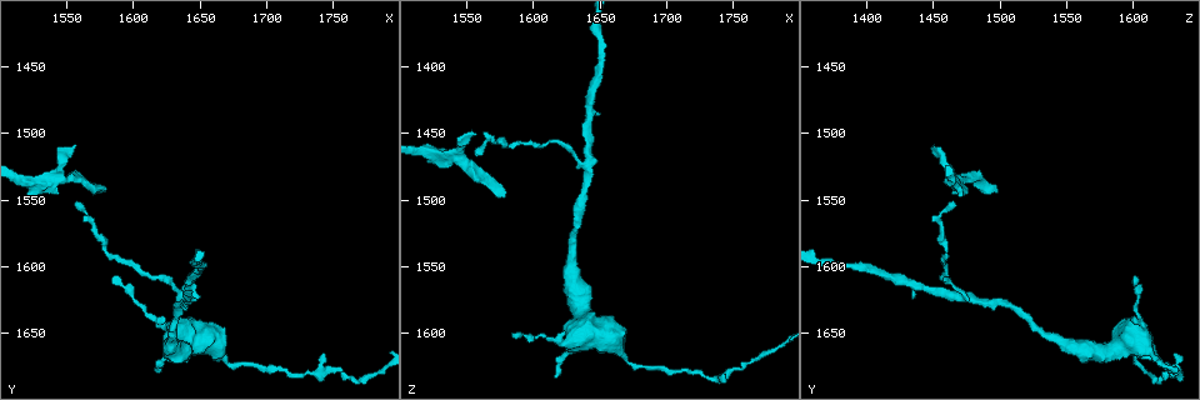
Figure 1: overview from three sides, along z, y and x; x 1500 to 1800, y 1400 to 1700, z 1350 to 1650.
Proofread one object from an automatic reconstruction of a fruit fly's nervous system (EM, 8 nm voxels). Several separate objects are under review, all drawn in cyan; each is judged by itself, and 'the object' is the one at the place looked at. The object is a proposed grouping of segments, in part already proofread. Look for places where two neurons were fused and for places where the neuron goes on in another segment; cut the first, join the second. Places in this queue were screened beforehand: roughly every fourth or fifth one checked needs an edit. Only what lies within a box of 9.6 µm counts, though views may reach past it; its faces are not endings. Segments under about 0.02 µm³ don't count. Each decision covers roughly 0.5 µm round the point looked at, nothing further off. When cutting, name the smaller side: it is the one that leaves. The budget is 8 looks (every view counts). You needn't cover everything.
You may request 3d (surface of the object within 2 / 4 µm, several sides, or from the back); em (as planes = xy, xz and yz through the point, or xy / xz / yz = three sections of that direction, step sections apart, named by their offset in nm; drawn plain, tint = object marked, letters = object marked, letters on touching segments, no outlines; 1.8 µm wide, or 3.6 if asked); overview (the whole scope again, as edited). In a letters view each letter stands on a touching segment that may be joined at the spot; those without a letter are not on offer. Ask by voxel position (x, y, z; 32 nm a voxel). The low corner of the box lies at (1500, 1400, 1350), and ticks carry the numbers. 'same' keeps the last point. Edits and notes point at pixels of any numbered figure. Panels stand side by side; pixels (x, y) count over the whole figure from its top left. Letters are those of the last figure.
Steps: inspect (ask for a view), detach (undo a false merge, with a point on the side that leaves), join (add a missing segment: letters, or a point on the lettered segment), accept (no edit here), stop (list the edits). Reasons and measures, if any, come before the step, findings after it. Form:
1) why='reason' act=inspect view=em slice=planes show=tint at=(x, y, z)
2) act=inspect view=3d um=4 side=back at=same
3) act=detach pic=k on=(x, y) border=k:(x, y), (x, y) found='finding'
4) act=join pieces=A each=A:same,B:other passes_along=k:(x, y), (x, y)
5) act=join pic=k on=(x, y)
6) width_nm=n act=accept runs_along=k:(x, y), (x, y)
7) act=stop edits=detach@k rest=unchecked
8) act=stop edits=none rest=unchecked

why='an open end' act=inspect view=3d um=2 side=back at=(1744, 1666, 1632)

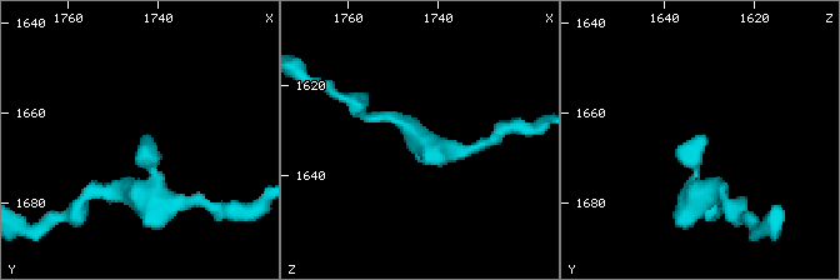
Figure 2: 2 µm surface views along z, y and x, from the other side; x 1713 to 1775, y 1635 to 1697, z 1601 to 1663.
why='now the EM' act=inspect view=em slice=planes show=tint at=(1742, 1664, 1631)

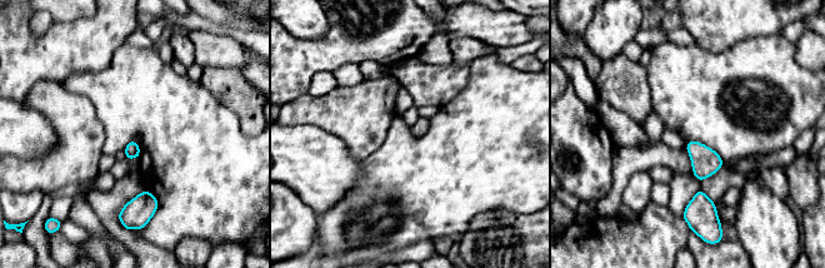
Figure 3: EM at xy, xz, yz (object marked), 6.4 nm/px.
act=inspect view=em slice=planes show=letters at=same

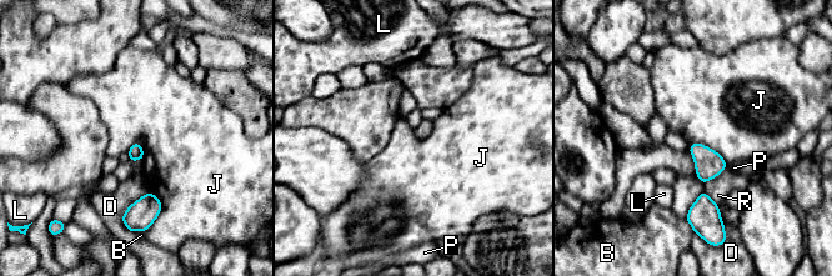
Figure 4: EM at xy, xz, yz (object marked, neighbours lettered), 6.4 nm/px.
act=accept each=B:other,D:other,J:other,L:other,P:other,R:other border=4:(692, 141), (716, 150), (727, 165) found='no lettered segment goes on from it'

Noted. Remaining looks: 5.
why='thin end' act=inspect view=em slice=xy step=4 show=letters at=(1586, 1608, 1600)

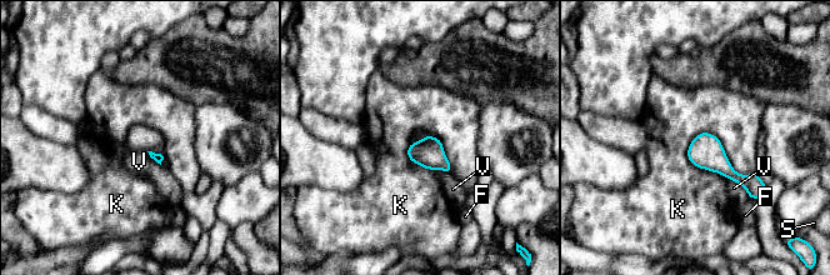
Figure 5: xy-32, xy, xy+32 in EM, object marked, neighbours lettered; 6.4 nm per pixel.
why='cut it another way' act=inspect view=em slice=planes show=letters at=same

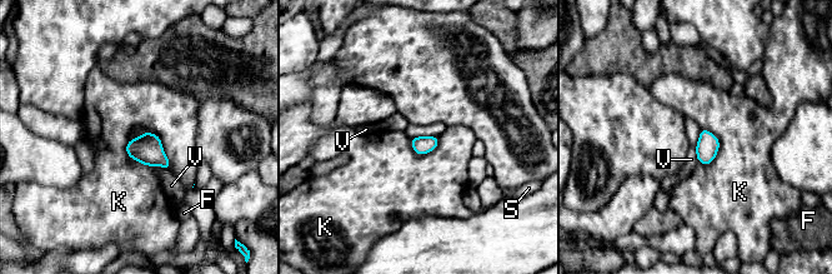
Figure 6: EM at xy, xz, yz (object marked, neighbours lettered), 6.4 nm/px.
longest_contact=K:260nm act=accept each=F:other,K:other,S:other,V:other border=6:(701, 128), (718, 140), (707, 165) found='none of them fits'

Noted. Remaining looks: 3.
why='an open end' act=inspect view=em slice=yz step=8 show=letters at=(1520, 1546, 1470)

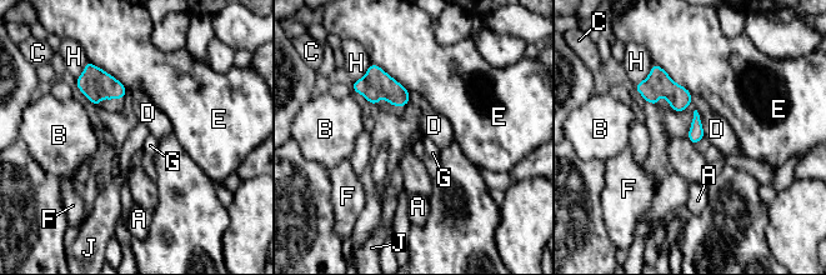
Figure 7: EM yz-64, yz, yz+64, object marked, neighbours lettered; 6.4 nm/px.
why='cut it another way' act=inspect view=em slice=planes show=letters at=same

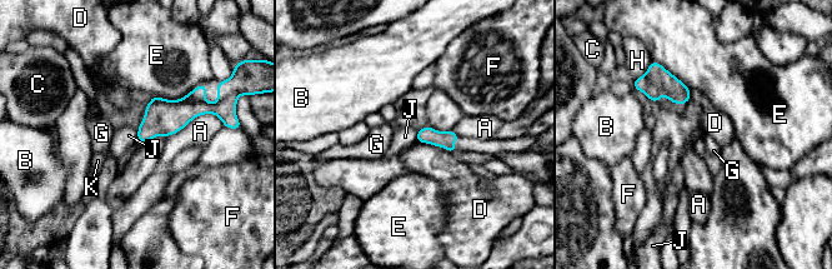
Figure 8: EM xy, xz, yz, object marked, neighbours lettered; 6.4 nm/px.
act=accept each=A:other,B:other,C:other,D:other,E:other,F:other,G:other,H:other,J:other,K:other found='no lettered segment goes on from it'

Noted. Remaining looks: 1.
act=stop edits=none rest=unchecked

